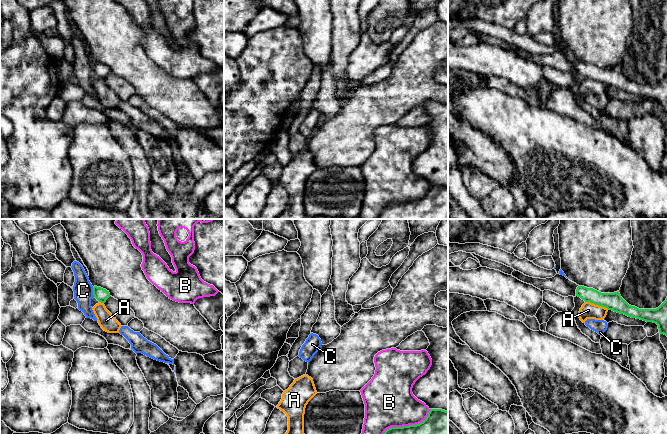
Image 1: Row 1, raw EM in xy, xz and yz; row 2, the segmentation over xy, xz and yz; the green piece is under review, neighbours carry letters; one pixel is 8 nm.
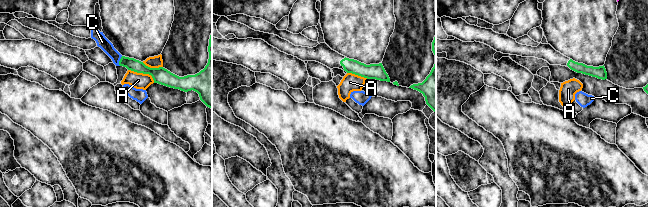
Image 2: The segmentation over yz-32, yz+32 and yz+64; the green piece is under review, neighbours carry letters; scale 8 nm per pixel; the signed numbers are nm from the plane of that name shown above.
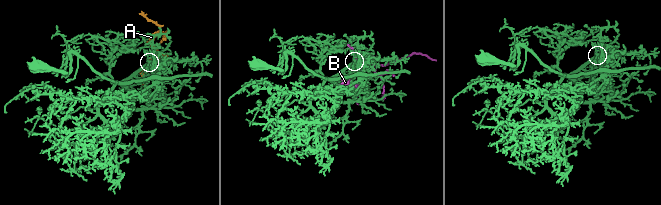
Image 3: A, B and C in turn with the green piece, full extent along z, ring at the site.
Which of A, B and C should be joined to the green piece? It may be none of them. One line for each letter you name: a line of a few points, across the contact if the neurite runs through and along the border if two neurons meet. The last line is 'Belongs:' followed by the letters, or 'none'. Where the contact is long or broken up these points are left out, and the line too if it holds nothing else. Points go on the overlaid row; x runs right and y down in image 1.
Belongs: none

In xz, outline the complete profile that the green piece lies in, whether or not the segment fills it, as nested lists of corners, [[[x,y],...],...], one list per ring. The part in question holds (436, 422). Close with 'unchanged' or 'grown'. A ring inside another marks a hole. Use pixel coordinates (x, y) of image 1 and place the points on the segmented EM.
[[[430,409],[423,422],[416,425],[391,427],[384,434],[448,434],[448,411]]]; unchanged

